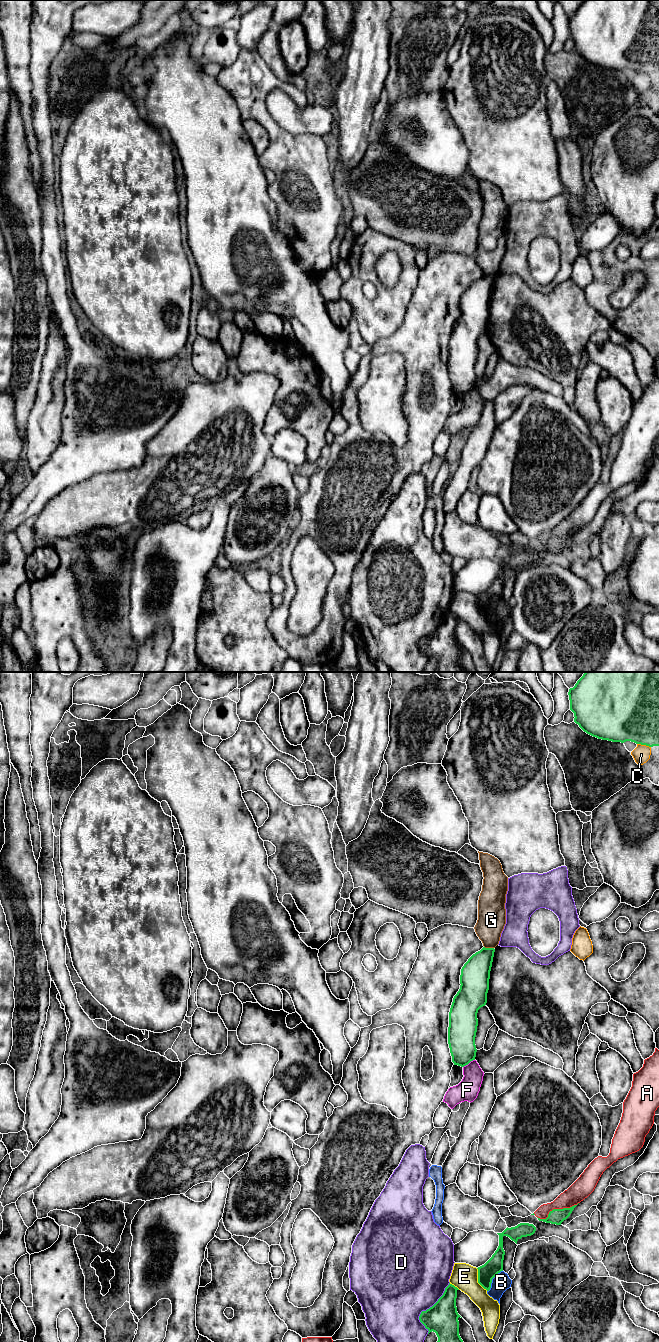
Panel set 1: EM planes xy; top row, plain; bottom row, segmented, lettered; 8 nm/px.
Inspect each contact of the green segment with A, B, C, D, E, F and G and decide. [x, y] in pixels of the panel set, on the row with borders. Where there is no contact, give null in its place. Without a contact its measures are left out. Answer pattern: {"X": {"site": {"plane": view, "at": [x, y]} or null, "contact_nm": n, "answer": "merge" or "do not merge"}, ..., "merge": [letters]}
{"A": {"site": {"plane": "xy", "at": [556, 1209]}, "contact_nm": 360, "answer": "do not merge"}, "B": {"site": {"plane": "xy", "at": [491, 1280]}, "contact_nm": 220, "answer": "do not merge"}, "C": {"site": {"plane": "xy", "at": [644, 744]}, "contact_nm": 120, "answer": "do not merge"}, "D": {"site": {"plane": "xy", "at": [427, 1309]}, "contact_nm": 460, "answer": "do not merge"}, "E": {"site": {"plane": "xy", "at": [478, 1280]}, "contact_nm": 200, "answer": "do not merge"}, "F": {"site": {"plane": "xy", "at": [468, 1063]}, "contact_nm": 120, "answer": "do not merge"}, "G": {"site": {"plane": "xy", "at": [489, 948]}, "contact_nm": 80, "answer": "do not merge"}, "merge": []}

